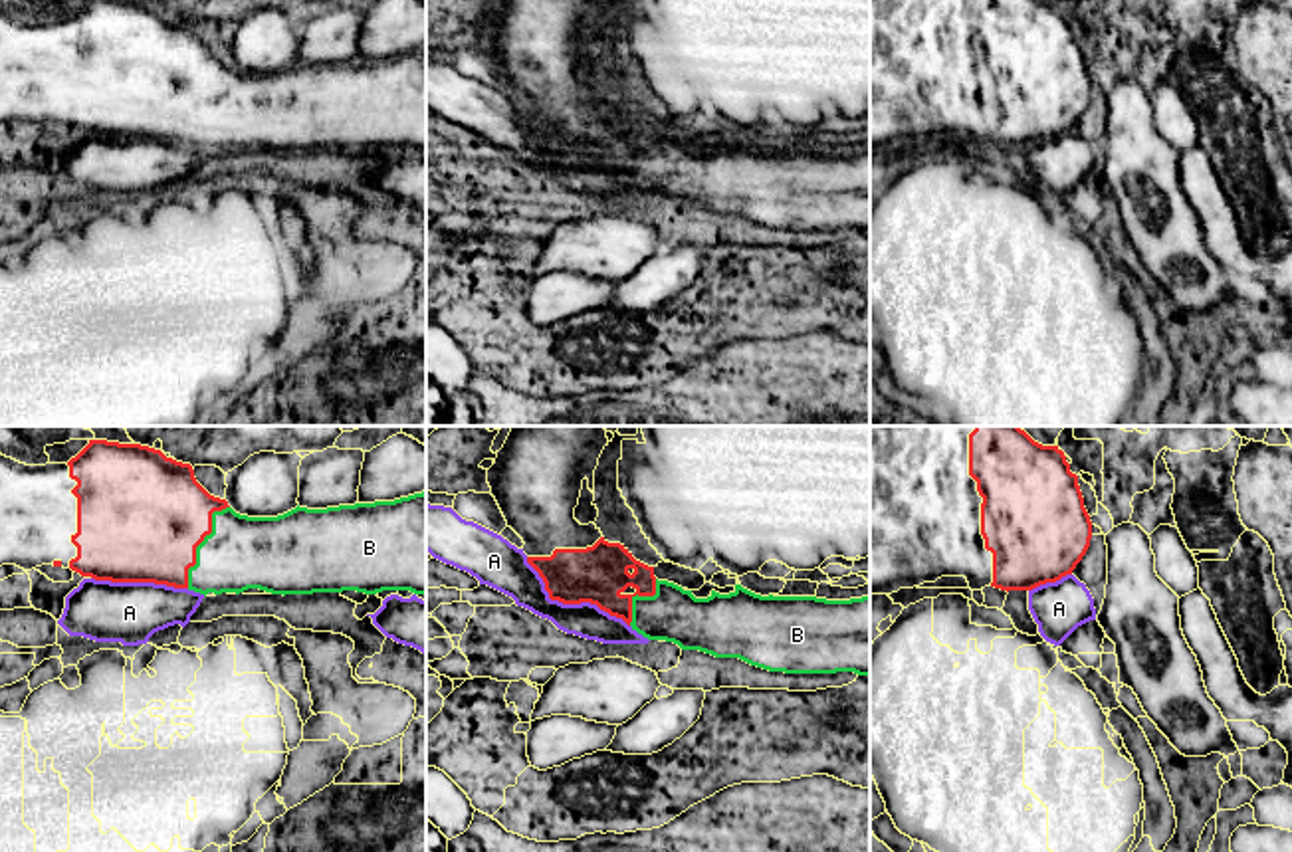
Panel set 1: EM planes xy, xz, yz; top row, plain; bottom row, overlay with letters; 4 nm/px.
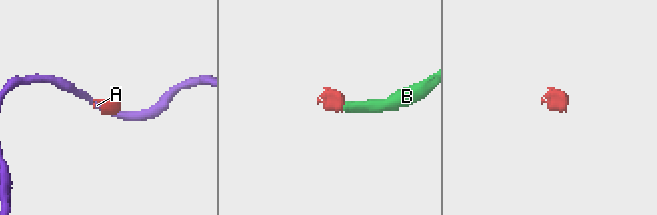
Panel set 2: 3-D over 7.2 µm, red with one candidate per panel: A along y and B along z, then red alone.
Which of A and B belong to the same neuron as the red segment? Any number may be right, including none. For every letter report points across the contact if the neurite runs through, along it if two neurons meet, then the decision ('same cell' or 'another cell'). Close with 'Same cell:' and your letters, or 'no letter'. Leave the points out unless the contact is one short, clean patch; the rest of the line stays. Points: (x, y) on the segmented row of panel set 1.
A: another cell
B: same cell
Same cell: B

